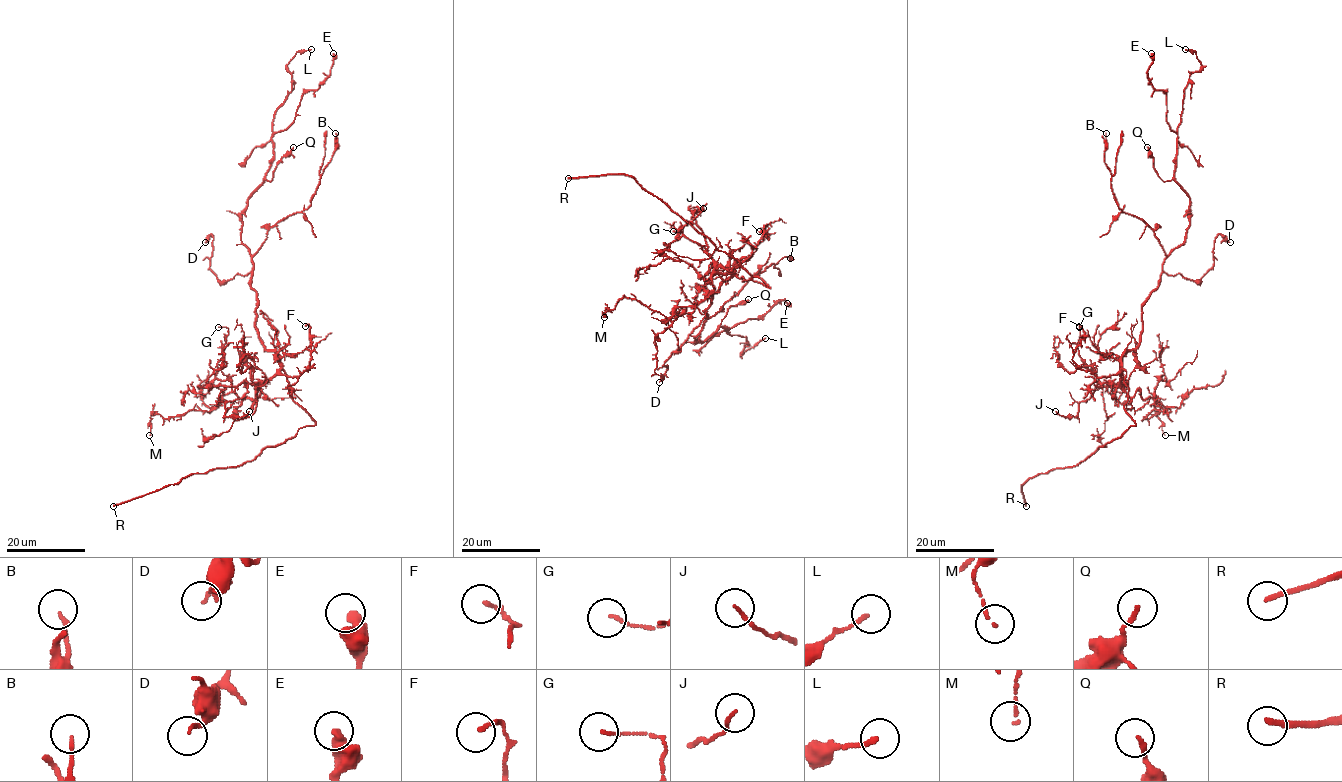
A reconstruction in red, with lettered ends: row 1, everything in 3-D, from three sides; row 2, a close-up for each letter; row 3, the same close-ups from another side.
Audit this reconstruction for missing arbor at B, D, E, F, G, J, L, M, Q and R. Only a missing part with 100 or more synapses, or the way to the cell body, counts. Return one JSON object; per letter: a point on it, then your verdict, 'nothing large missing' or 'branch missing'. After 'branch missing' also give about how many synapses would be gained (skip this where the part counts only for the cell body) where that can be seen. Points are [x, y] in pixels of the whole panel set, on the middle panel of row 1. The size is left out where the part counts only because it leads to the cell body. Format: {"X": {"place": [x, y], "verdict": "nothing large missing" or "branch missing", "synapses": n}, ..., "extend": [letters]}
{"B": {"place": [790, 258], "verdict": "nothing large missing"}, "D": {"place": [659, 382], "verdict": "nothing large missing"}, "E": {"place": [787, 303], "verdict": "nothing large missing"}, "F": {"place": [759, 231], "verdict": "nothing large missing"}, "G": {"place": [673, 231], "verdict": "nothing large missing"}, "J": {"place": [703, 208], "verdict": "nothing large missing"}, "L": {"place": [765, 338], "verdict": "nothing large missing"}, "M": {"place": [604, 317], "verdict": "nothing large missing"}, "Q": {"place": [748, 299], "verdict": "nothing large missing"}, "R": {"place": [568, 178], "verdict": "branch missing"}, "extend": ["R"]}

